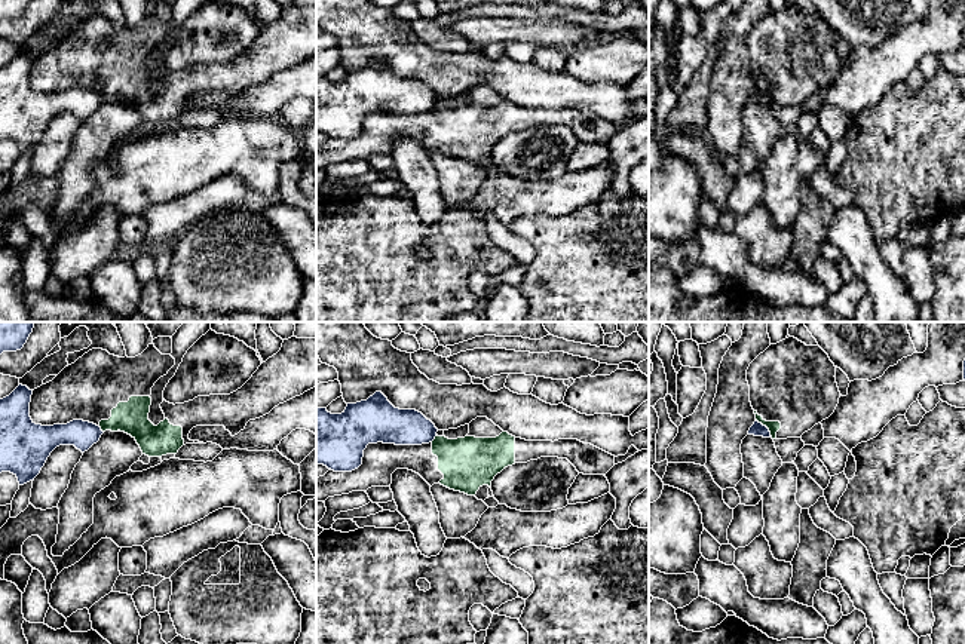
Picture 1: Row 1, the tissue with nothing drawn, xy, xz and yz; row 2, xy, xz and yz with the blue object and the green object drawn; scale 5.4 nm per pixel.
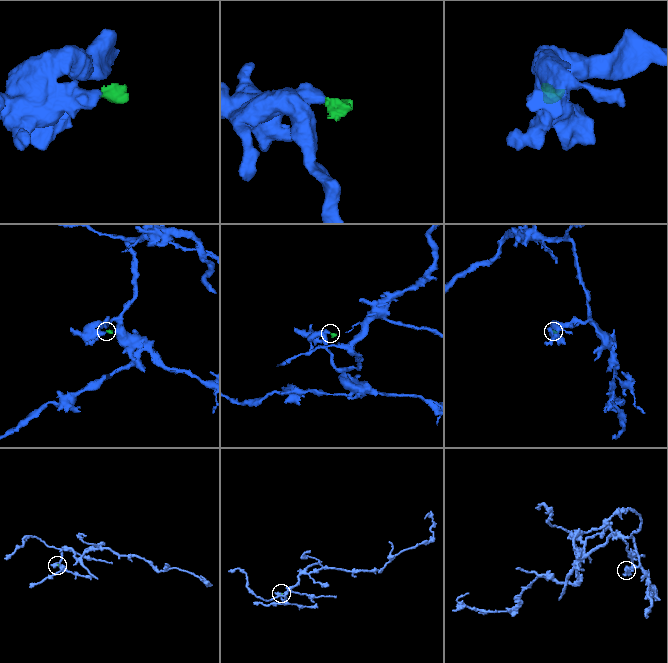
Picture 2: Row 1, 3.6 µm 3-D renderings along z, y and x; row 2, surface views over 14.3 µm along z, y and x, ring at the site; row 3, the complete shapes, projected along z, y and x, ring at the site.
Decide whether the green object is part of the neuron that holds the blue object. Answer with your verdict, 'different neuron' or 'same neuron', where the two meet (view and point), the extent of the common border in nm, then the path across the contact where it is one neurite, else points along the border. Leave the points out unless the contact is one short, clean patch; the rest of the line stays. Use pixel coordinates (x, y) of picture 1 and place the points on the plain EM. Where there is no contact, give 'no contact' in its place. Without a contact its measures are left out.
different neuron; contact yz (766, 95); length 140 nm; border yz (756, 86), (772, 104)

